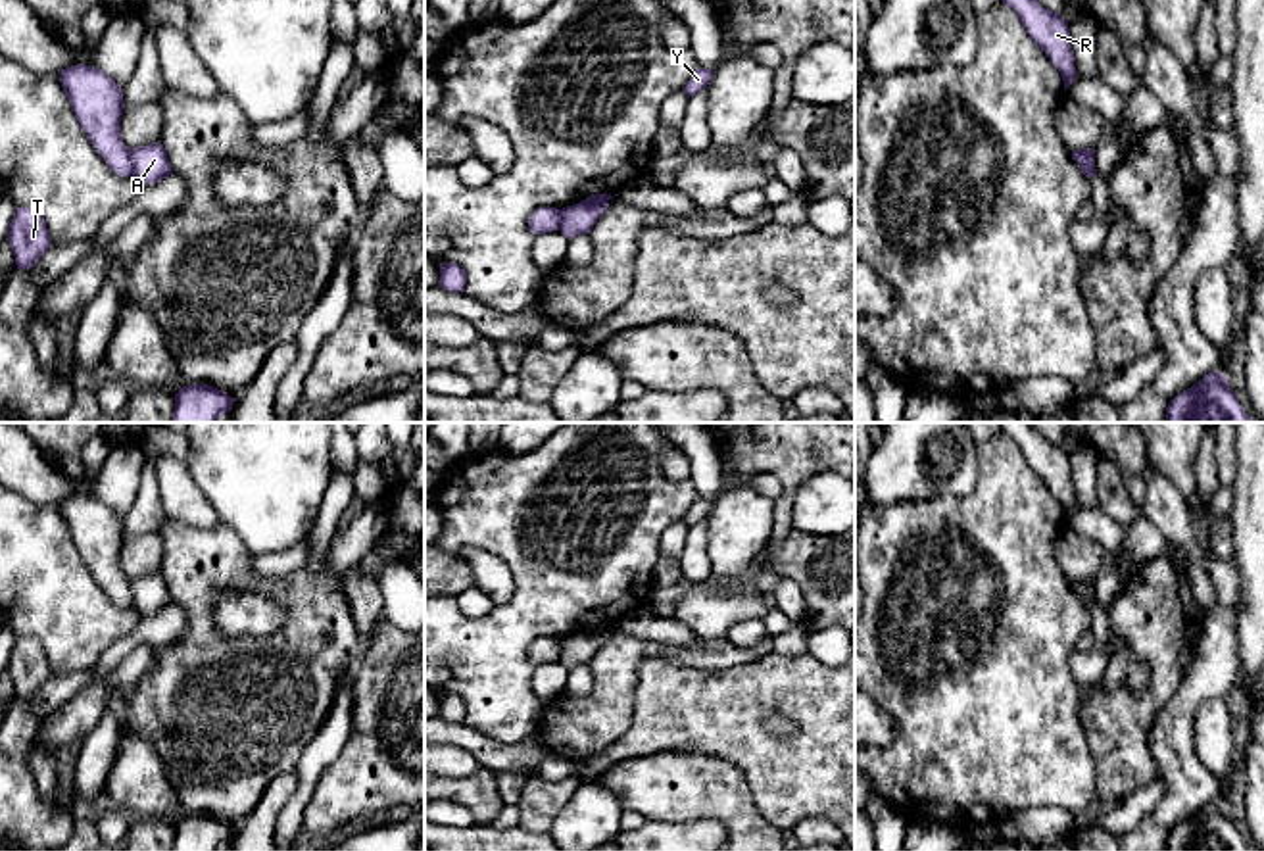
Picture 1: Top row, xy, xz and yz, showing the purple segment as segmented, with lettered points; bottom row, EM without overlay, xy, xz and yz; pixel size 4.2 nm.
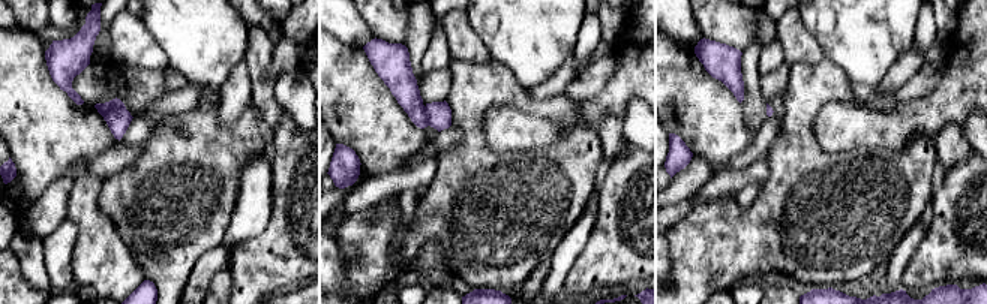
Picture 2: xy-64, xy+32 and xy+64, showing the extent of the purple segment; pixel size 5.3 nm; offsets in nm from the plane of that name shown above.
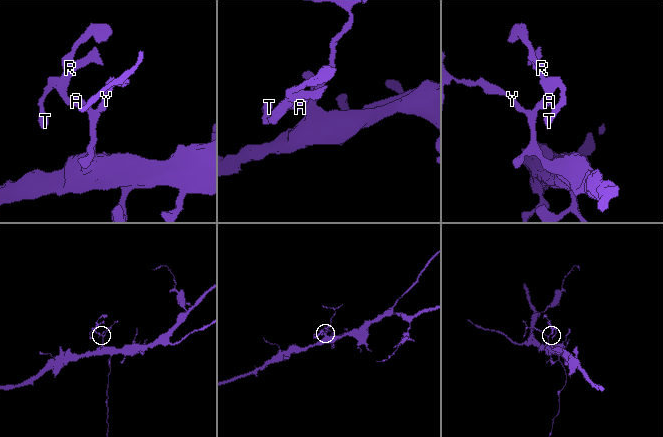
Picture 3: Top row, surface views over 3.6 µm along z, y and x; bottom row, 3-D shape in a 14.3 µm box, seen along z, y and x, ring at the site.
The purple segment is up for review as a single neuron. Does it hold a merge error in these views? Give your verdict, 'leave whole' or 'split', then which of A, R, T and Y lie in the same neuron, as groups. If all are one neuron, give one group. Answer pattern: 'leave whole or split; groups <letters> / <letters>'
split; groups A Y / R T

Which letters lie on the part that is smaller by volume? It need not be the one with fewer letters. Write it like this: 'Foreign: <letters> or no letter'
Foreign: R, T

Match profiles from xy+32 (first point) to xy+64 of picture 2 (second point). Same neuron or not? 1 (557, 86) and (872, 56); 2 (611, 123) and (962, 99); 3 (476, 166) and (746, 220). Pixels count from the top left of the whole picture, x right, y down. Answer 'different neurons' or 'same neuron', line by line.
1: different neurons
2: different neurons
3: same neuron

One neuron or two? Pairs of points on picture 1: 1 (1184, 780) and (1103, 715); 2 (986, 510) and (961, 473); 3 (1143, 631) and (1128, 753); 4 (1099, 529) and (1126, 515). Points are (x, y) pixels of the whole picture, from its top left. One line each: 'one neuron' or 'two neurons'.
1: two neurons
2: two neurons
3: one neuron
4: two neurons

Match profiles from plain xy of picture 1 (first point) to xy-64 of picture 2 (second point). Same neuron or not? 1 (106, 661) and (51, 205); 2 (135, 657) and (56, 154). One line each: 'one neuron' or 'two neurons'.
1: one neuron
2: two neurons

